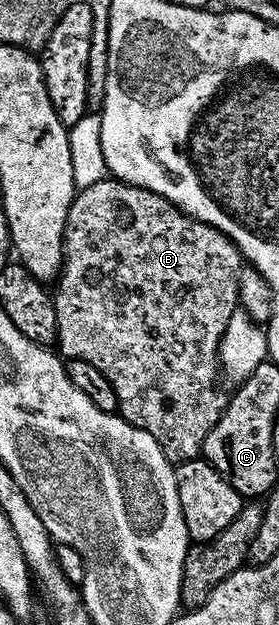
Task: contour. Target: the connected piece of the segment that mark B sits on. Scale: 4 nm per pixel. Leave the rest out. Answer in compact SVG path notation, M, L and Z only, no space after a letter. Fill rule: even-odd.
M105 176L94 184L77 189L76 197L72 199L68 209L64 229L64 265L60 267L60 273L55 279L52 294L54 312L58 320L55 345L65 359L86 360L86 364L94 364L94 368L98 368L98 372L102 372L102 376L110 380L120 417L125 418L130 425L137 426L139 430L150 432L150 436L158 440L166 460L170 463L179 464L199 459L210 428L218 424L222 412L228 407L229 395L223 394L216 387L216 374L218 378L220 337L222 332L226 332L226 324L230 324L230 316L238 309L240 300L238 272L241 265L240 249L218 228L199 222L197 218L191 218L189 214L185 214L173 202L162 196L141 186L131 186L128 182L121 182L118 178Z

